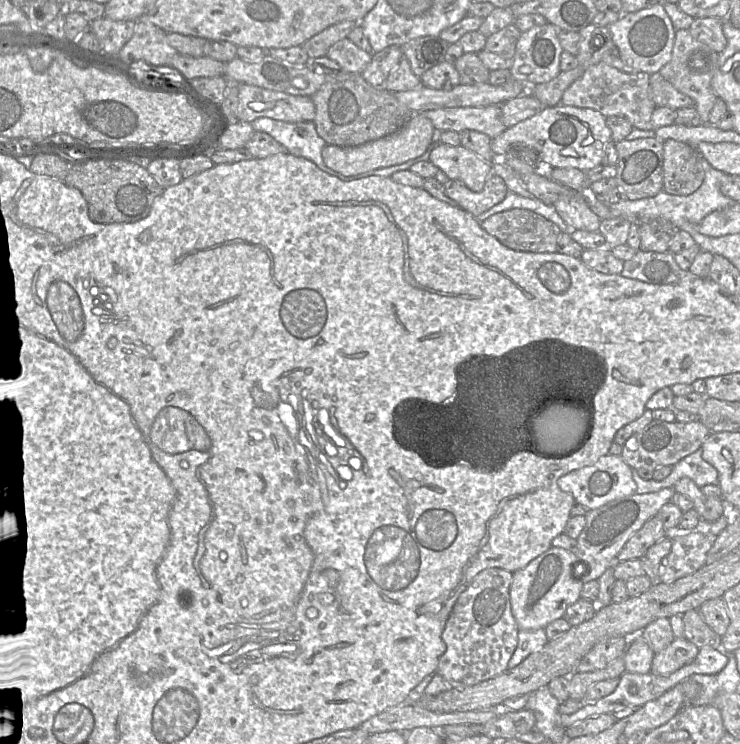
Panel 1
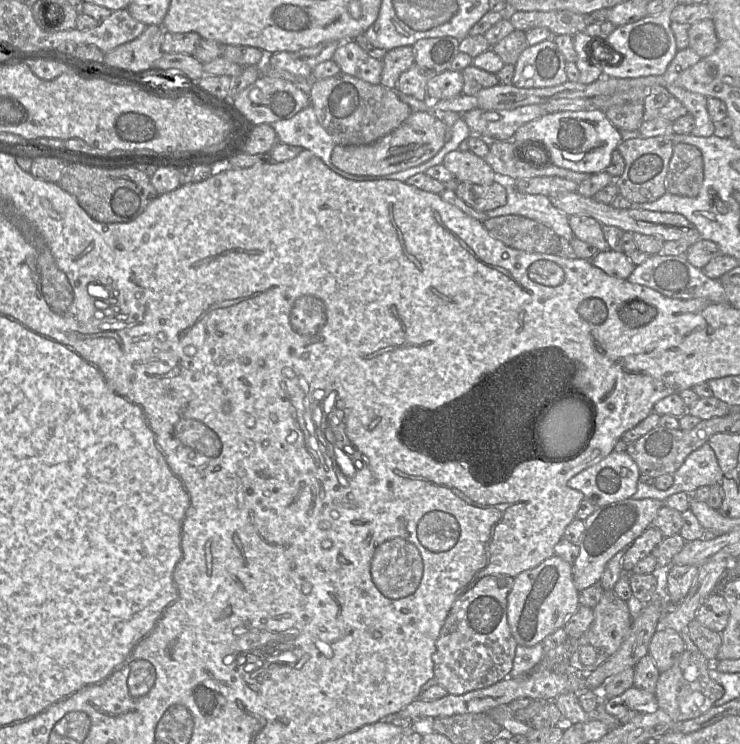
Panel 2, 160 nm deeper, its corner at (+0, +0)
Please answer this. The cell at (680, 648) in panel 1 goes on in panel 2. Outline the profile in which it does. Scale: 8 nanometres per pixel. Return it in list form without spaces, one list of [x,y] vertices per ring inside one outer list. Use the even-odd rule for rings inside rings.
[[[685,650],[675,664],[659,674],[656,685],[656,707],[665,711],[675,723],[694,719],[709,711],[723,694],[723,687],[709,676],[712,665],[699,651]]]

